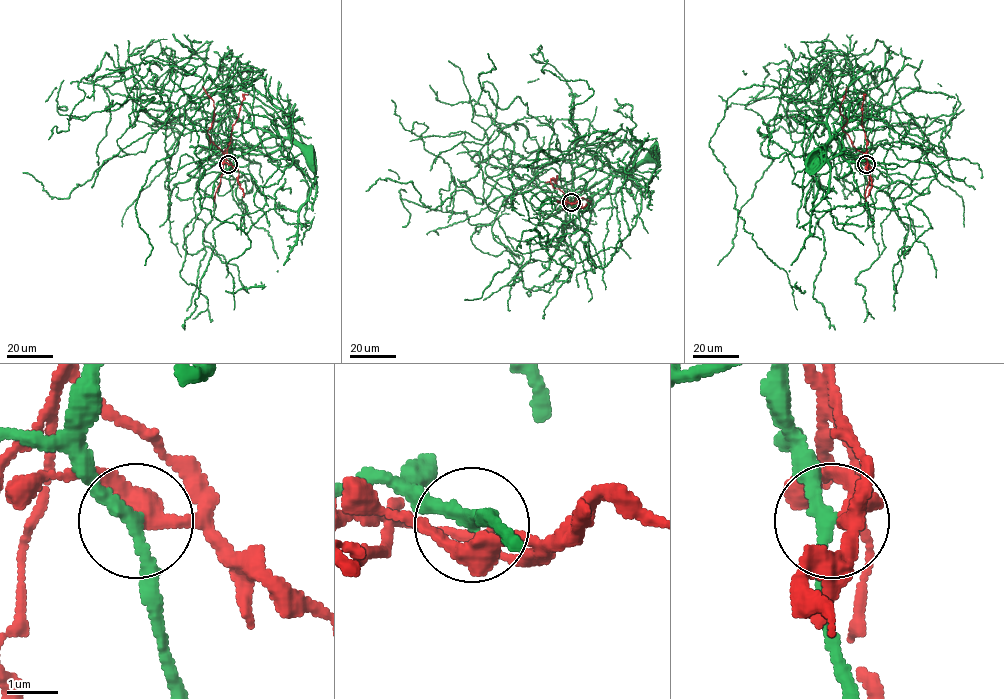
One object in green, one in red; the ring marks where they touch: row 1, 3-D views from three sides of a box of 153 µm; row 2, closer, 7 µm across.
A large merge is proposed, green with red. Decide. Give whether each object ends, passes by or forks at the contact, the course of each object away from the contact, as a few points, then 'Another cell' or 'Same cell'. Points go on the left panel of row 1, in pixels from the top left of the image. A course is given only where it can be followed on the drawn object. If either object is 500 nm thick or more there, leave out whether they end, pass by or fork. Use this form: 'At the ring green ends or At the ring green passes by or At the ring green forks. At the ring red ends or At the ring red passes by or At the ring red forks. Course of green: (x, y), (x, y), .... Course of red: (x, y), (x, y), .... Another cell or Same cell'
At the ring green passes by. At the ring red passes by. Course of green: (228, 165), (226, 160), (232, 119), (223, 93), (246, 89), (272, 109), (312, 167). Course of red: (228, 165), (230, 163), (225, 154), (207, 133), (214, 106), (202, 86). Another cell

